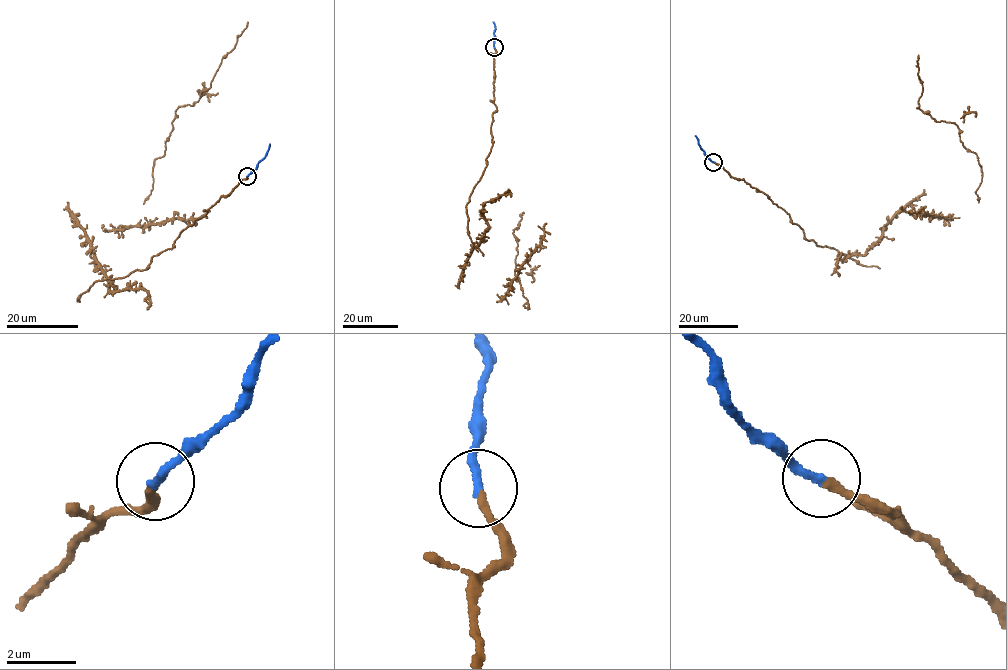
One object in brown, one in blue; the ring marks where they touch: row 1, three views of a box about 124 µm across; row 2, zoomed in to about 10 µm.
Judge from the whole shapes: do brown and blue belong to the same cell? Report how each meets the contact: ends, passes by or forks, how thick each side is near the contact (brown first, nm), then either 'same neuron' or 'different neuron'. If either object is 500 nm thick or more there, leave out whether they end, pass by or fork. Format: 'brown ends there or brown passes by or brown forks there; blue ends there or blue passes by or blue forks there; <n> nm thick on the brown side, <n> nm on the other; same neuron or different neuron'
brown ends there; blue ends there; 240 nm thick on the brown side, 240 nm on the other; same neuron

